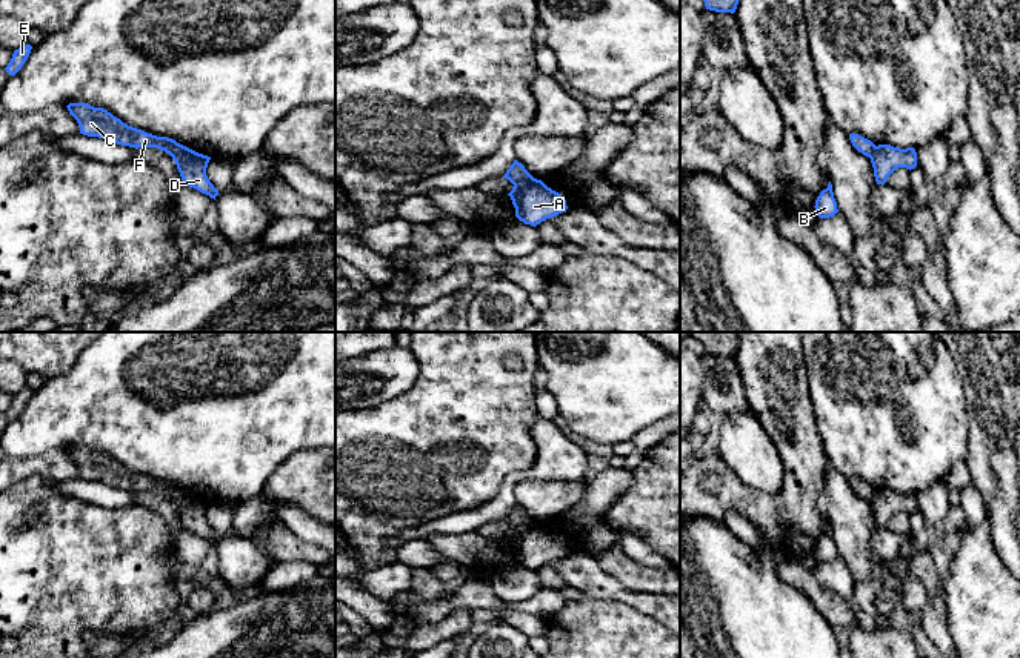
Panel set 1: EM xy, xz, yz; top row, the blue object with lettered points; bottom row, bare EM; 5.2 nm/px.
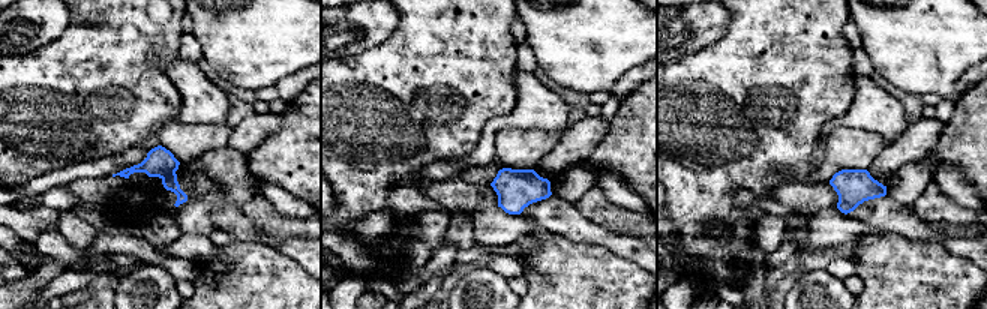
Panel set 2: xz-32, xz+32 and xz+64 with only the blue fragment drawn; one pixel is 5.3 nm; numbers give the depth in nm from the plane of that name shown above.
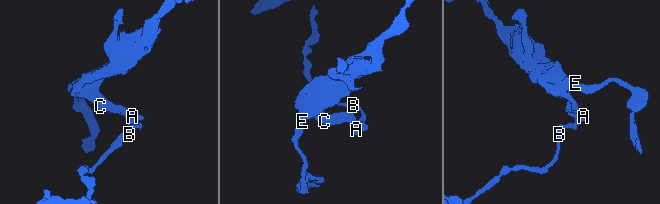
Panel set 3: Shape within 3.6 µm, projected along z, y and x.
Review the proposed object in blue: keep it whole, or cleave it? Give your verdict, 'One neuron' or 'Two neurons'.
Two neurons

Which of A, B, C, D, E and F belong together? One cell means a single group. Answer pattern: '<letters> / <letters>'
A B D / C E F

